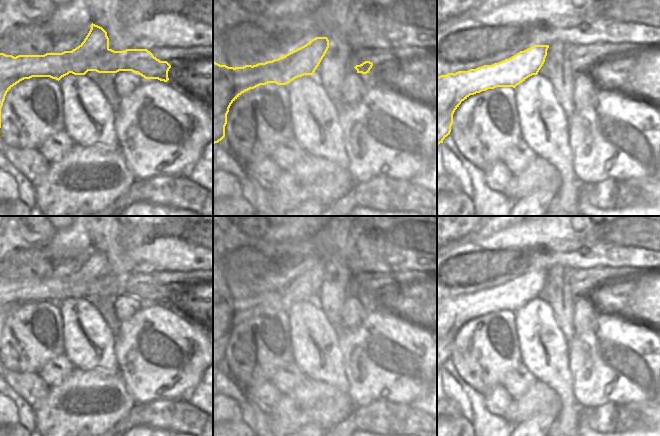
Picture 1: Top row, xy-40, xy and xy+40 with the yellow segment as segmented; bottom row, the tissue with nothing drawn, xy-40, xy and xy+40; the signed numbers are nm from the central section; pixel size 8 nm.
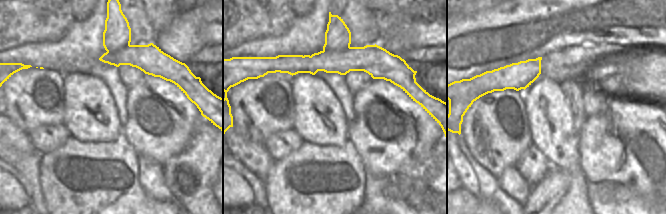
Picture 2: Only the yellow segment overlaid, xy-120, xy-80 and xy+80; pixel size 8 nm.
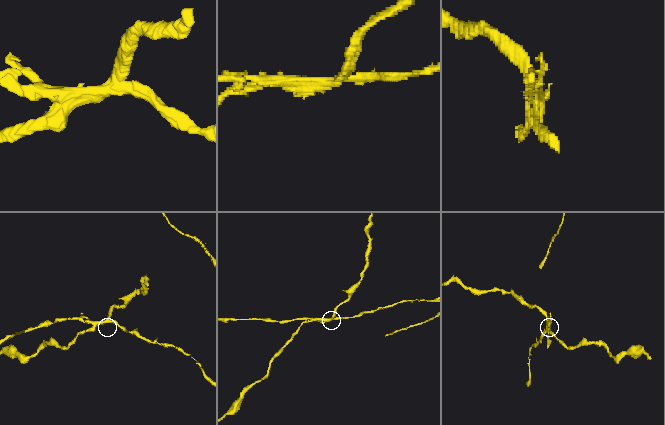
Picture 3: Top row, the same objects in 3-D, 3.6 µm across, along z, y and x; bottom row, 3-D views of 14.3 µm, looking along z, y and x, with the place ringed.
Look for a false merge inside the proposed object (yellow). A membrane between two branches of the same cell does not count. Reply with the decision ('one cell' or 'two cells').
two cells

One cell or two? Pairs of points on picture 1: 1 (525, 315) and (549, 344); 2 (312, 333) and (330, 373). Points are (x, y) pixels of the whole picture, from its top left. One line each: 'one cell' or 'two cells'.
1: one cell
2: one cell

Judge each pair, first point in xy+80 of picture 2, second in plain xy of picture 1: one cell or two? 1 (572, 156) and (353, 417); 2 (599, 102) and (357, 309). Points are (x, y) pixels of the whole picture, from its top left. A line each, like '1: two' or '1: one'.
1: two
2: one

